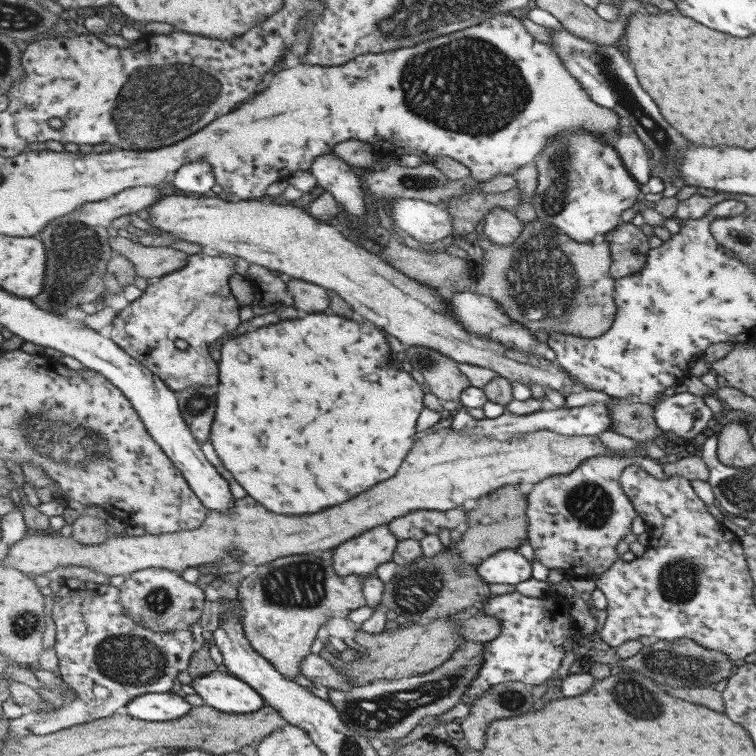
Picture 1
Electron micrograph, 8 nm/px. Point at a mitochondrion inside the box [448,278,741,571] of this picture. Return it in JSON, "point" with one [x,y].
{"point":[589,504]}

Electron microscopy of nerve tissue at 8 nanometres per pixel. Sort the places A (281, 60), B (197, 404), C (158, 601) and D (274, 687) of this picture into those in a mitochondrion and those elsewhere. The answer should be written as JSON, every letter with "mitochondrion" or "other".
{"A":"other","B":"mitochondrion","C":"mitochondrion","D":"other"}

